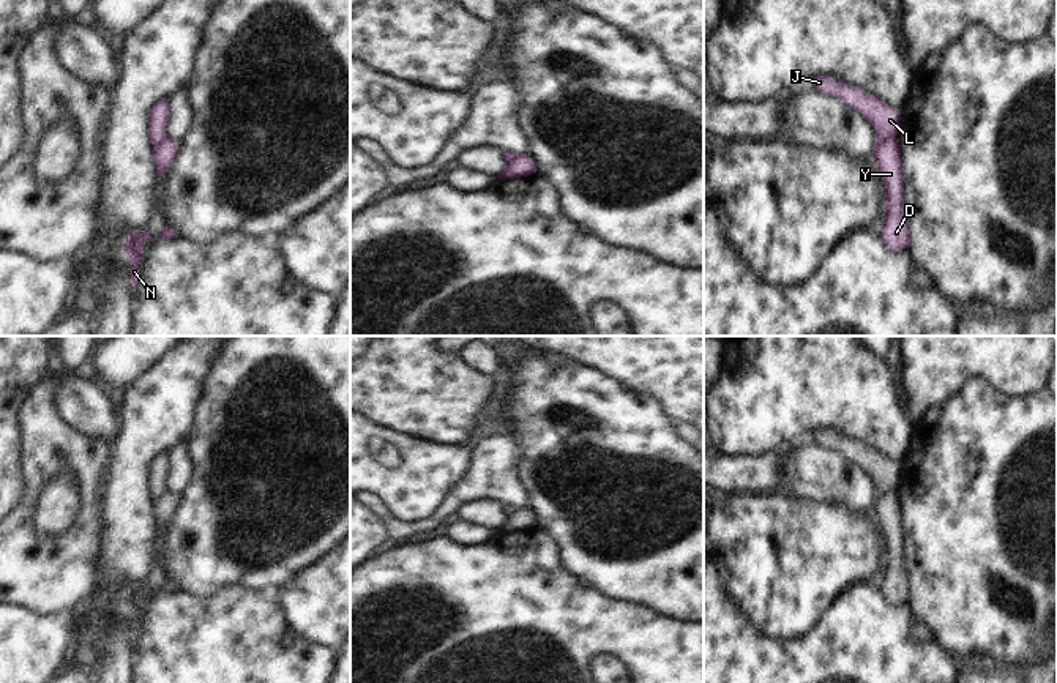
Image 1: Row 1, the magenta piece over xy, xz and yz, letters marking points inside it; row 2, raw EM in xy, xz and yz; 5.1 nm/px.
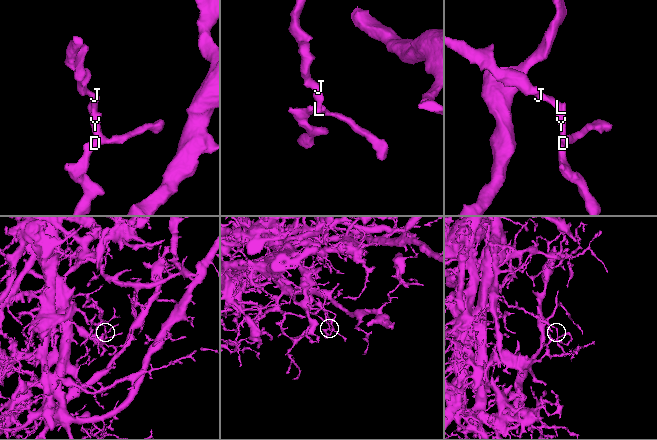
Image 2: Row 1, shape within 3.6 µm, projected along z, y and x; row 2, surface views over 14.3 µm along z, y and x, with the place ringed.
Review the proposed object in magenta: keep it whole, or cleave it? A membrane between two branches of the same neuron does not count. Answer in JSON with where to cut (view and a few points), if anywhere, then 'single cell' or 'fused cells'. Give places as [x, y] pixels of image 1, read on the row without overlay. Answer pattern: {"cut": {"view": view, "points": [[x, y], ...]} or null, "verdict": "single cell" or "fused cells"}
{"cut": {"view": "yz", "points": [[895, 489], [888, 489], [876, 499]]}, "verdict": "fused cells"}

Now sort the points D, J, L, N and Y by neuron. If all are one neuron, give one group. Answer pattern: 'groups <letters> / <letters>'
groups D N Y / J L

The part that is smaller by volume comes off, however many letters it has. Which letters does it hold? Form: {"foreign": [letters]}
{"foreign": ["D", "N", "Y"]}

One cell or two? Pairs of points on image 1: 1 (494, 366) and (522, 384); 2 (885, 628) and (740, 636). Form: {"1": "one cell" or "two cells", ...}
{"1": "two cells", "2": "one cell"}

